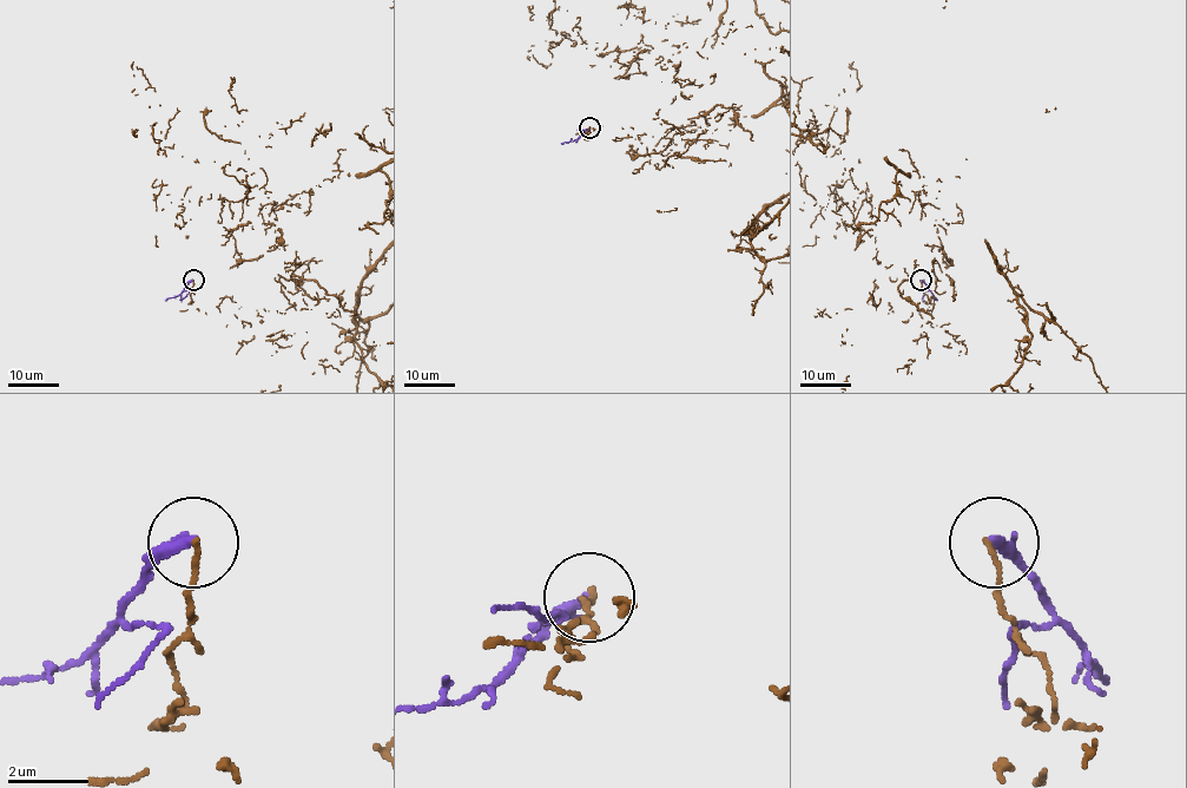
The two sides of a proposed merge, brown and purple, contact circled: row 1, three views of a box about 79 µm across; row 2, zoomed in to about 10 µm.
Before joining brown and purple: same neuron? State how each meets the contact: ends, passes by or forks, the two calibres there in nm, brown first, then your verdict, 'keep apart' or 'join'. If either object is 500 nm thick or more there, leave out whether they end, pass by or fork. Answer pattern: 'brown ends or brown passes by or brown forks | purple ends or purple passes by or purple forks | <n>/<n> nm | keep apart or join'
brown ends | purple ends | 100/320 nm | keep apart

